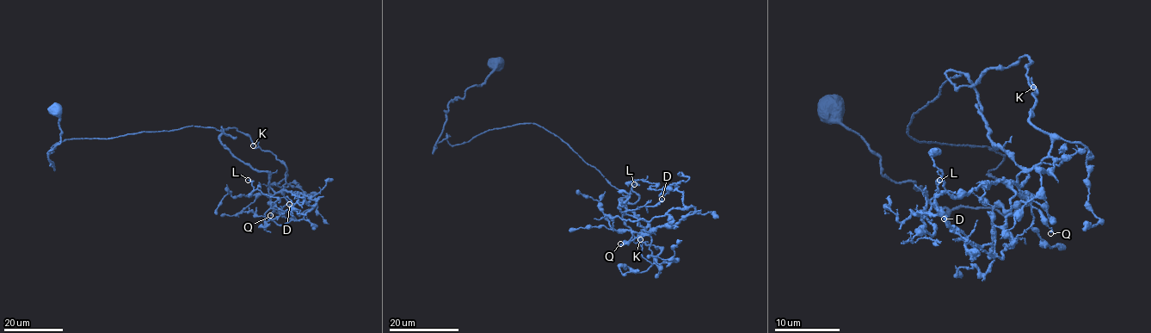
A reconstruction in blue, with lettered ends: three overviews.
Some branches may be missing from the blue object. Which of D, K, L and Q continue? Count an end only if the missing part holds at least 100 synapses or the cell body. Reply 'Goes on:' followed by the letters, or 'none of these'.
Goes on: none of these

